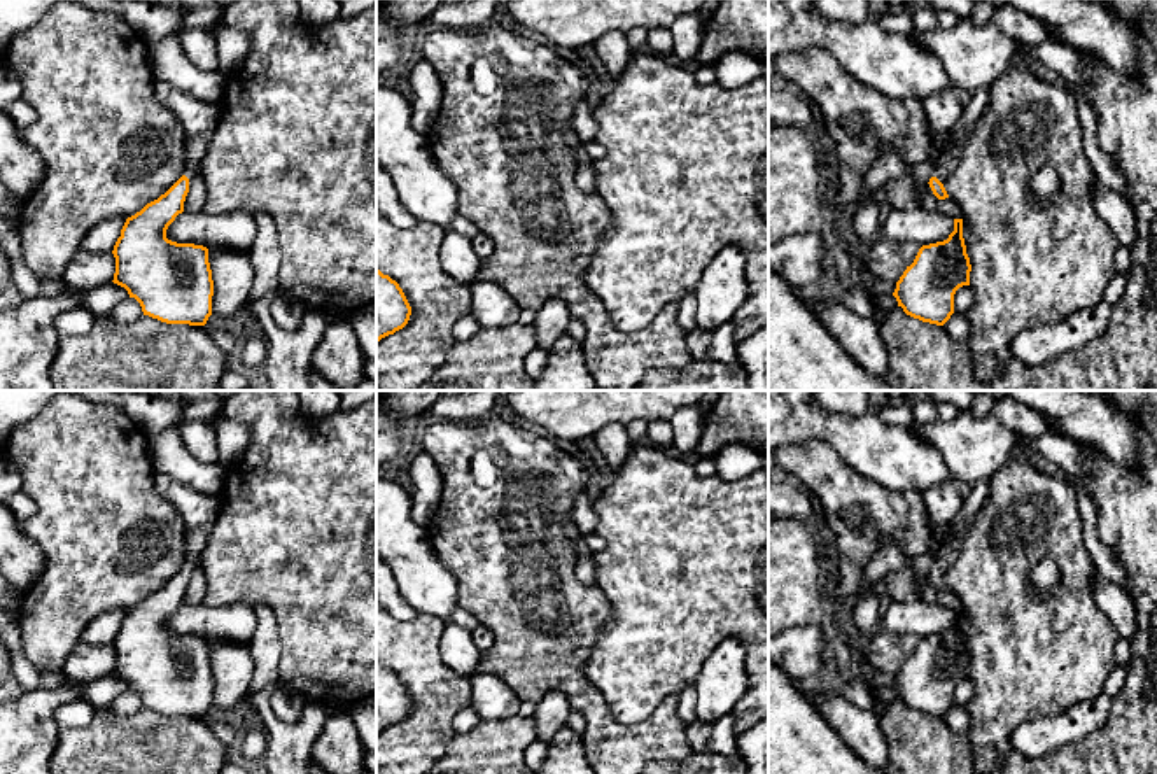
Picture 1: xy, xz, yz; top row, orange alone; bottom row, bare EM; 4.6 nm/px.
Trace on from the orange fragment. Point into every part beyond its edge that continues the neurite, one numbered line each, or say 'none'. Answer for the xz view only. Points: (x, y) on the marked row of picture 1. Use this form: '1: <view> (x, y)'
none

